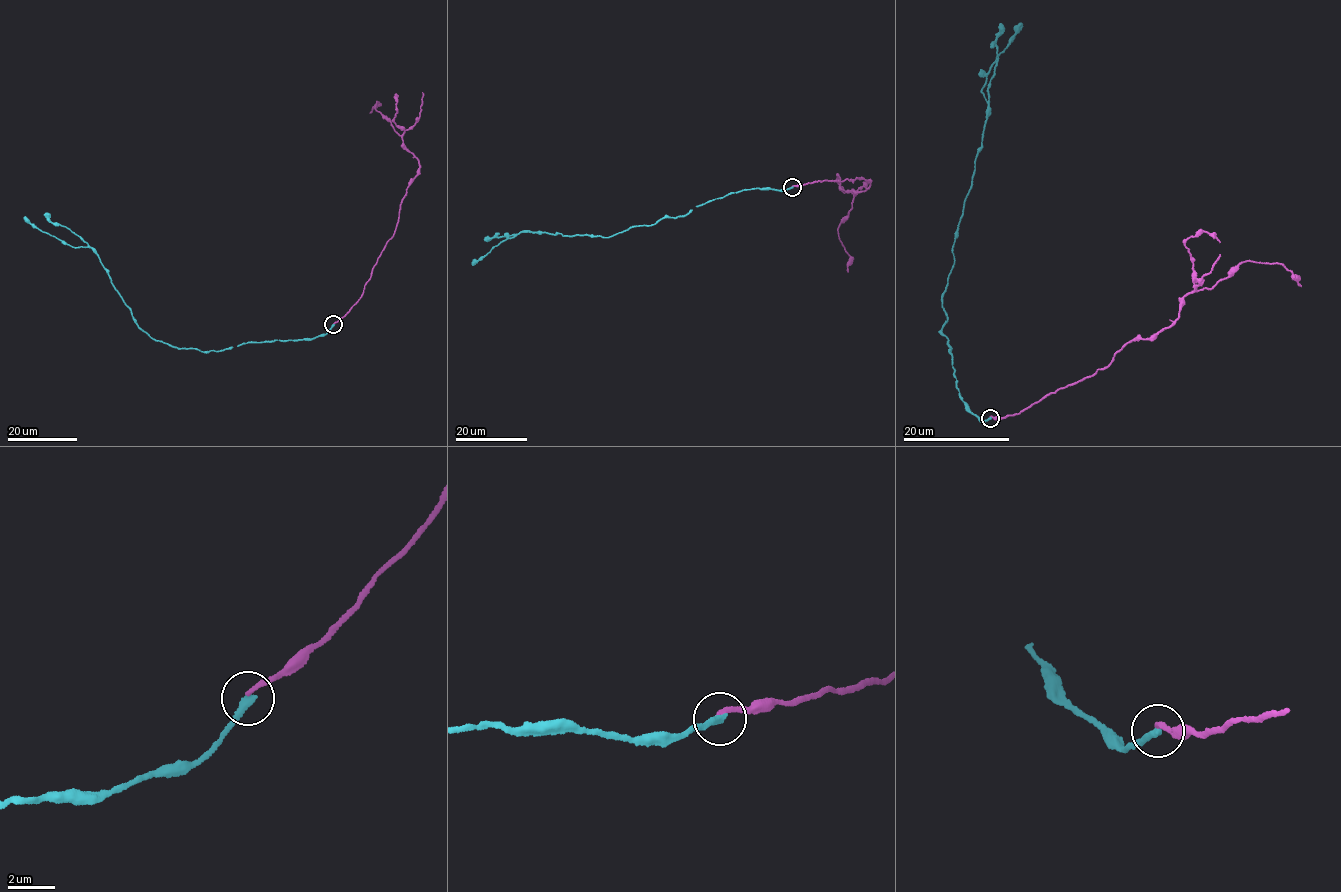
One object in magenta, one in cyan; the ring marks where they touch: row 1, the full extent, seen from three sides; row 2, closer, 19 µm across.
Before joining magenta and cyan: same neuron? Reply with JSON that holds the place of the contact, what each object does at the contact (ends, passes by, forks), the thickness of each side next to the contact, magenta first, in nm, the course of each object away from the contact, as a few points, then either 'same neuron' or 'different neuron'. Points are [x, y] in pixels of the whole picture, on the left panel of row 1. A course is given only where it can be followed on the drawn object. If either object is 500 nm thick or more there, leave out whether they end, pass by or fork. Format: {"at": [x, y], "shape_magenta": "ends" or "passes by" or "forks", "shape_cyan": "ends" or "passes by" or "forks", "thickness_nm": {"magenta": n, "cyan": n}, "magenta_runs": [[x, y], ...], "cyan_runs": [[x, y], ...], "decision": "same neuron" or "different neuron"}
{"at": [333, 324], "shape_magenta": "ends", "shape_cyan": "ends", "thickness_nm": {"magenta": 200, "cyan": 320}, "magenta_runs": [[333, 324], [359, 300], [395, 229], [400, 204], [419, 166], [390, 121], [374, 108], [379, 102], [370, 113]], "cyan_runs": [[333, 325], [312, 338], [246, 343], [218, 351], [155, 341], [138, 326], [98, 254], [64, 243], [24, 217]], "decision": "different neuron"}

